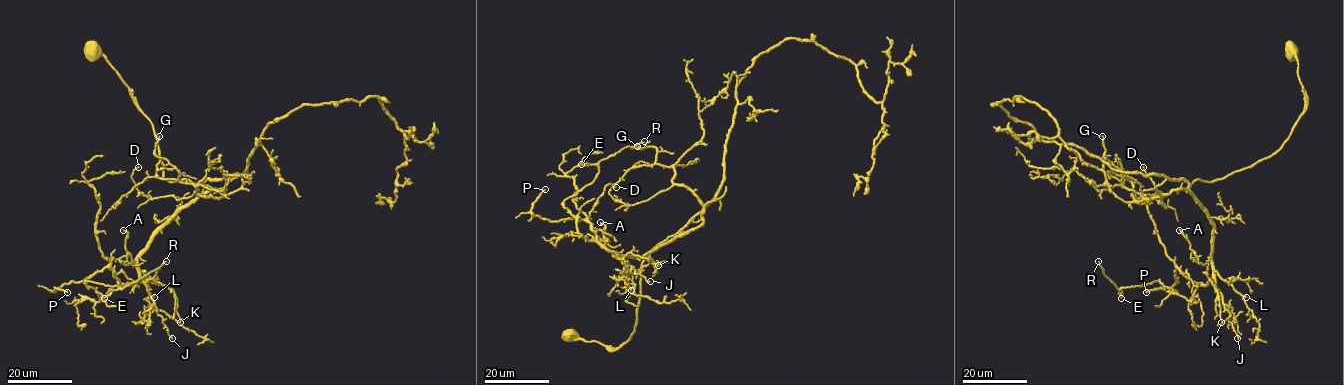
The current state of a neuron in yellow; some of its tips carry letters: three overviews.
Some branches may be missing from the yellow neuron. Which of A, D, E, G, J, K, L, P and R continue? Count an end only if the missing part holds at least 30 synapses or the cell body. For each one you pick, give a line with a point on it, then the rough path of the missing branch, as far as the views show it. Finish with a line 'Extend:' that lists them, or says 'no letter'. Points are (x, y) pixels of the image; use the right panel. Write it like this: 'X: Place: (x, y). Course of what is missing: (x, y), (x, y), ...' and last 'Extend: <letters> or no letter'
P: Place: (1146, 292). Course of what is missing: (1146, 292), (1137, 298), (1133, 320), (1137, 327), (1144, 330), (1146, 326)
Extend: P

